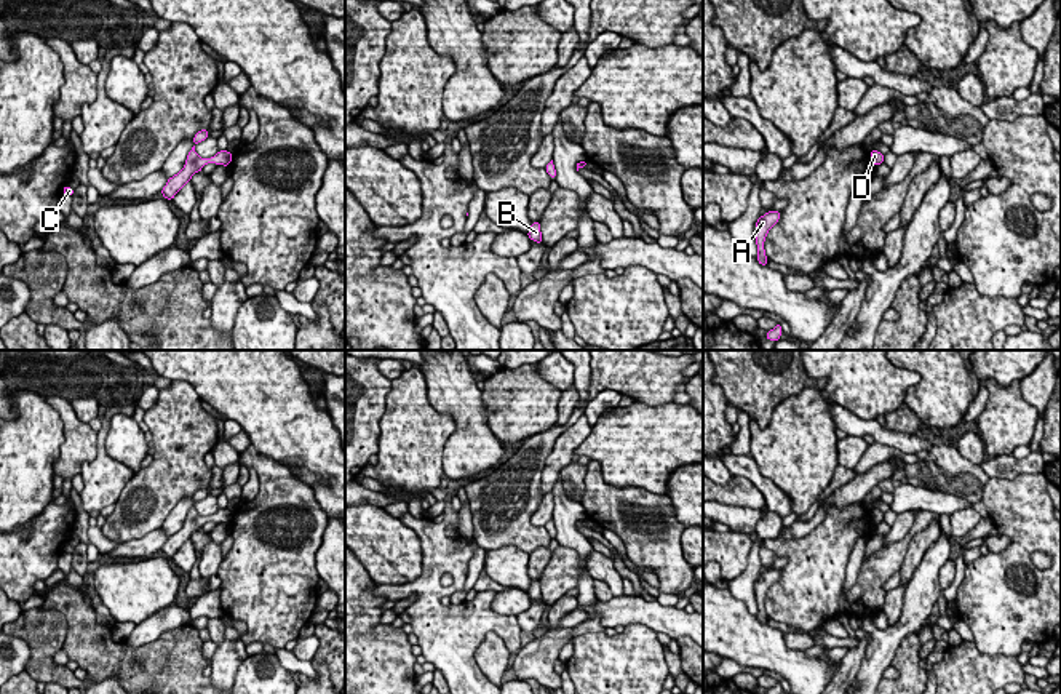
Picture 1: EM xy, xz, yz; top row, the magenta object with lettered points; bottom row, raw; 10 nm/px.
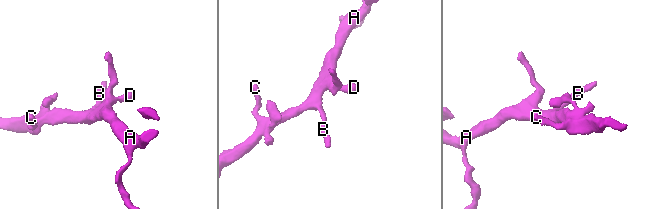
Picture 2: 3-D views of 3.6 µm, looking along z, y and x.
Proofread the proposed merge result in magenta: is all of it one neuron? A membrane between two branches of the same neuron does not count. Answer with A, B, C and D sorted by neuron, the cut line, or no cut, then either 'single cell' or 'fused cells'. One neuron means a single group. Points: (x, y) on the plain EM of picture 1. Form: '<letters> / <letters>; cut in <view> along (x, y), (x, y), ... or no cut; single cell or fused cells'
A B C D; no cut; single cell

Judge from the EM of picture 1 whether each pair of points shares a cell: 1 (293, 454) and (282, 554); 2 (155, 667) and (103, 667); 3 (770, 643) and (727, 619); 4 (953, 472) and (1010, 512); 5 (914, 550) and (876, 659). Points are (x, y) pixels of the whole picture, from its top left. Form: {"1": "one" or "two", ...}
{"1": "two", "2": "one", "3": "one", "4": "two", "5": "two"}

